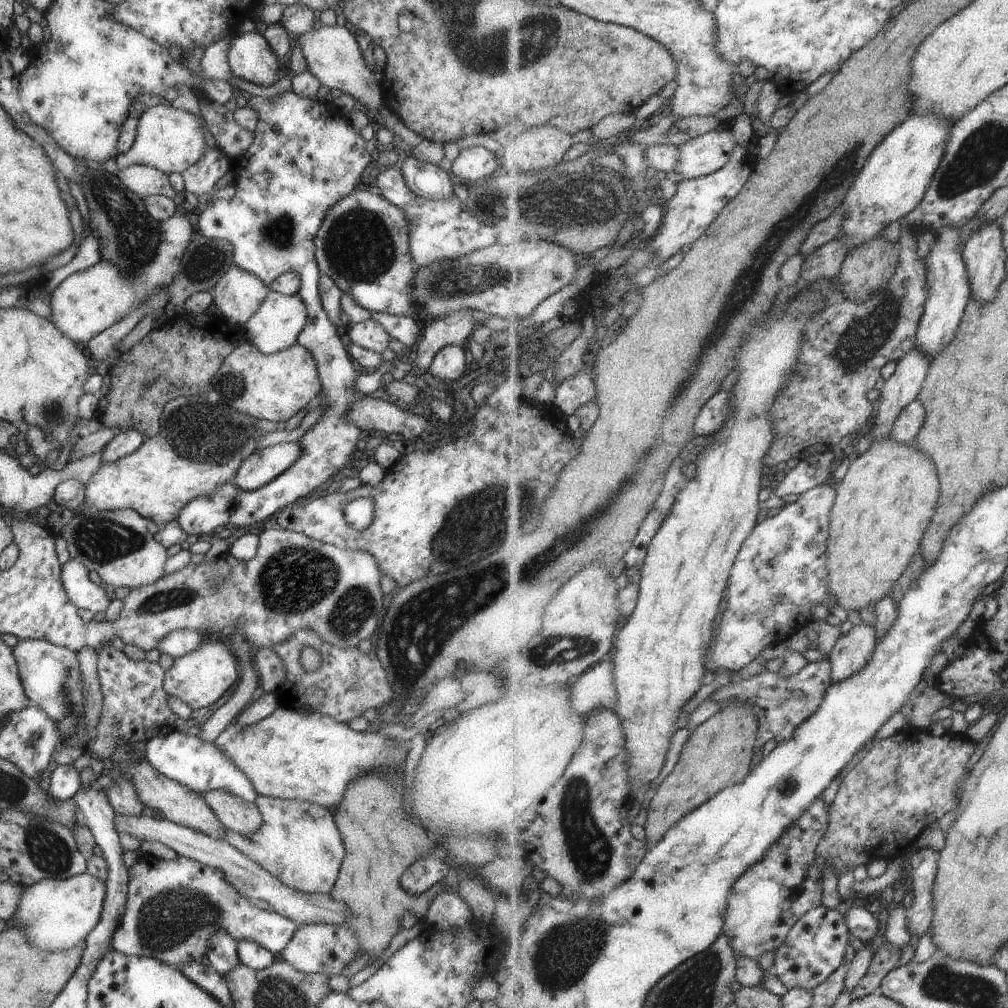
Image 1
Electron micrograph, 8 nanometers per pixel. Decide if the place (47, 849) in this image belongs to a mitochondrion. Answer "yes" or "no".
yes

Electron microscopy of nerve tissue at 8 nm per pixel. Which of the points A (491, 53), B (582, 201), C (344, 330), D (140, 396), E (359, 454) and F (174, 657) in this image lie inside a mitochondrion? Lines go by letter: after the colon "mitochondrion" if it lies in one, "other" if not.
A: mitochondrion
B: mitochondrion
C: other
D: other
E: other
F: other

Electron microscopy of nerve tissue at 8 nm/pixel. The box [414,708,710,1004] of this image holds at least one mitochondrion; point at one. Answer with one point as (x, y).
(556, 958)

